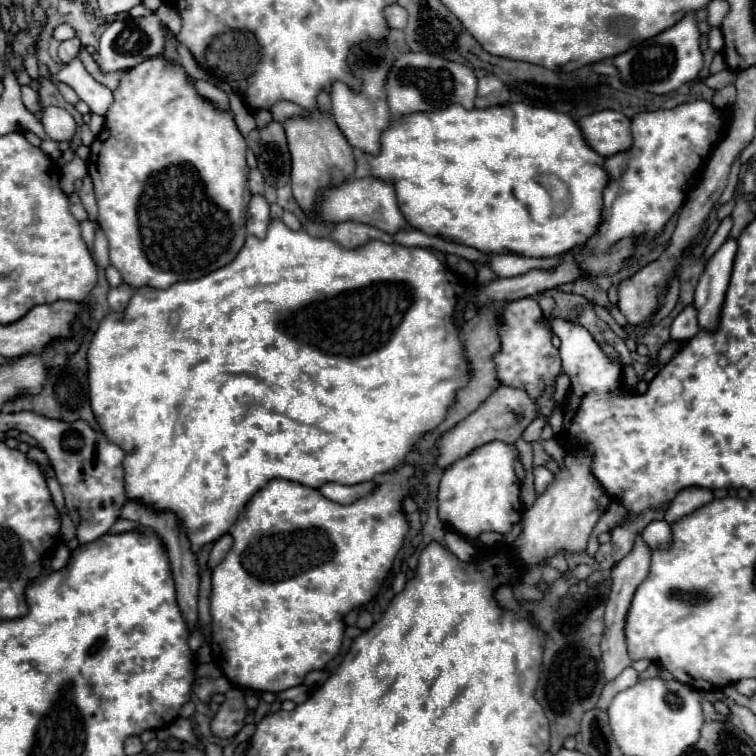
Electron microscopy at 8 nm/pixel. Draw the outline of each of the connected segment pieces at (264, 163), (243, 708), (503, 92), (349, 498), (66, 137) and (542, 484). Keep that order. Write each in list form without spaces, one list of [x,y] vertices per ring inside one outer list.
[[[269,123],[261,131],[251,131],[247,143],[253,151],[257,151],[257,167],[263,173],[265,181],[275,187],[283,187],[289,183],[291,159],[287,151],[287,139],[281,123]]]
[[[237,687],[229,689],[225,693],[225,703],[219,707],[217,715],[211,721],[211,733],[221,739],[233,737],[243,727],[245,715],[247,715],[247,705],[243,691]]]
[[[487,75],[479,79],[479,89],[477,89],[477,99],[475,99],[477,109],[503,105],[507,101],[509,101],[509,89],[497,77]]]
[[[375,481],[357,483],[357,485],[351,485],[351,487],[339,485],[339,483],[325,483],[319,491],[321,491],[327,499],[331,499],[331,501],[335,501],[335,503],[349,505],[349,503],[353,503],[353,501],[357,501],[357,499],[361,499],[361,497],[373,493],[375,487],[377,487]]]
[[[61,107],[43,109],[41,111],[41,123],[45,127],[45,133],[53,141],[71,141],[75,131],[77,131],[75,119]]]
[[[535,467],[533,469],[533,477],[535,477],[535,491],[541,495],[551,483],[555,477],[551,477],[551,471],[545,469],[545,467]]]

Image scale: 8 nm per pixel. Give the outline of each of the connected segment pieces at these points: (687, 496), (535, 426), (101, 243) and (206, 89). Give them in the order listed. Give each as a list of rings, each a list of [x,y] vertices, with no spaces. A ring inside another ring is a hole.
[[[699,487],[683,489],[683,491],[677,493],[673,503],[669,505],[669,509],[665,513],[665,521],[667,523],[679,521],[681,517],[695,513],[697,509],[701,509],[701,505],[707,505],[709,501],[713,501],[713,493],[709,489],[699,489]]]
[[[537,417],[537,419],[525,429],[523,439],[529,441],[529,443],[531,443],[531,441],[539,441],[539,439],[541,439],[541,429],[545,427],[545,423],[547,423],[547,421],[545,421],[543,417]]]
[[[101,229],[95,231],[95,241],[93,241],[93,259],[97,265],[103,269],[109,265],[109,247],[107,247],[107,237]]]
[[[189,79],[189,81],[191,81],[191,85],[197,89],[197,93],[199,93],[205,101],[213,103],[219,111],[227,111],[227,109],[229,109],[229,97],[227,97],[225,91],[221,91],[219,87],[215,87],[215,85],[207,83],[207,81],[197,81],[197,79]]]

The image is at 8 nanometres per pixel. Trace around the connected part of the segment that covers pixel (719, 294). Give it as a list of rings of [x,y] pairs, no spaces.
[[[729,239],[705,265],[693,303],[697,309],[699,329],[713,329],[713,325],[717,325],[717,317],[721,317],[721,301],[725,301],[725,289],[729,287],[735,251],[737,241]]]

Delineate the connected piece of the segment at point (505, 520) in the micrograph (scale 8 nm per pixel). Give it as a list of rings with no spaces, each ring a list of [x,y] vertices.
[[[493,441],[481,445],[465,459],[451,465],[439,483],[439,519],[451,525],[453,531],[461,533],[467,541],[477,541],[481,533],[493,531],[507,535],[513,525],[521,519],[521,499],[519,499],[519,481],[513,473],[513,463],[517,457],[517,449],[513,445]]]

